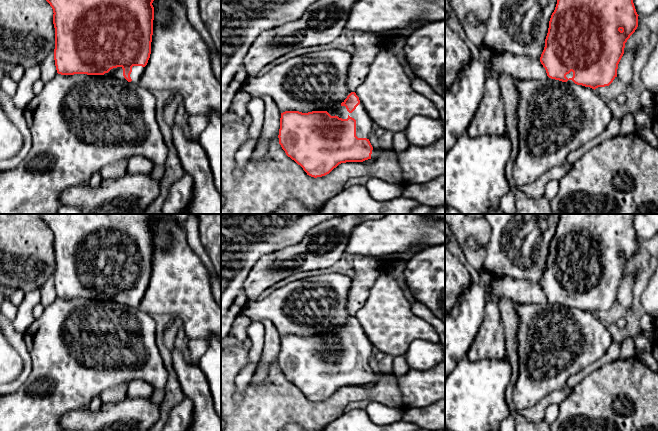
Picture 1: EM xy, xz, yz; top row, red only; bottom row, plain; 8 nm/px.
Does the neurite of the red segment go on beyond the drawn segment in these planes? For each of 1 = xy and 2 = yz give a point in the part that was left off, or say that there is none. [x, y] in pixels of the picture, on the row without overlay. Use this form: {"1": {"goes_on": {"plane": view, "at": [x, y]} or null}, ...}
{"1": {"goes_on": {"plane": "xy", "at": [137, 295]}}, "2": {"goes_on": {"plane": "yz", "at": [570, 299]}}}

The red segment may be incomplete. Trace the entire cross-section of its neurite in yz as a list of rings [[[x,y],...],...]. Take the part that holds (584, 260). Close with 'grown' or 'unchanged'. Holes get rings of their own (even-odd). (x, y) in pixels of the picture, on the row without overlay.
[[[559,214],[559,221],[549,245],[545,271],[540,286],[551,303],[596,313],[609,310],[617,301],[618,288],[625,267],[638,251],[633,227],[634,214]]]; grown

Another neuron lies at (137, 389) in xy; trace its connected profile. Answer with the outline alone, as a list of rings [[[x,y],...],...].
[[[137,379],[128,385],[127,398],[151,398],[154,391],[149,383]]]

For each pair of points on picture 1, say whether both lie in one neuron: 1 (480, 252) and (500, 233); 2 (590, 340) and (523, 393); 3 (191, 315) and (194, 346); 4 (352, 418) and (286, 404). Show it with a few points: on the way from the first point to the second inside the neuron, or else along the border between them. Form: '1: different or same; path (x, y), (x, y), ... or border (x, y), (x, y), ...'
1: different; border (489, 225), (490, 237), (485, 248), (482, 268)
2: same; path (573, 348), (564, 350), (538, 376)
3: different; border (190, 338), (205, 339)
4: different; border (344, 412), (333, 420)

